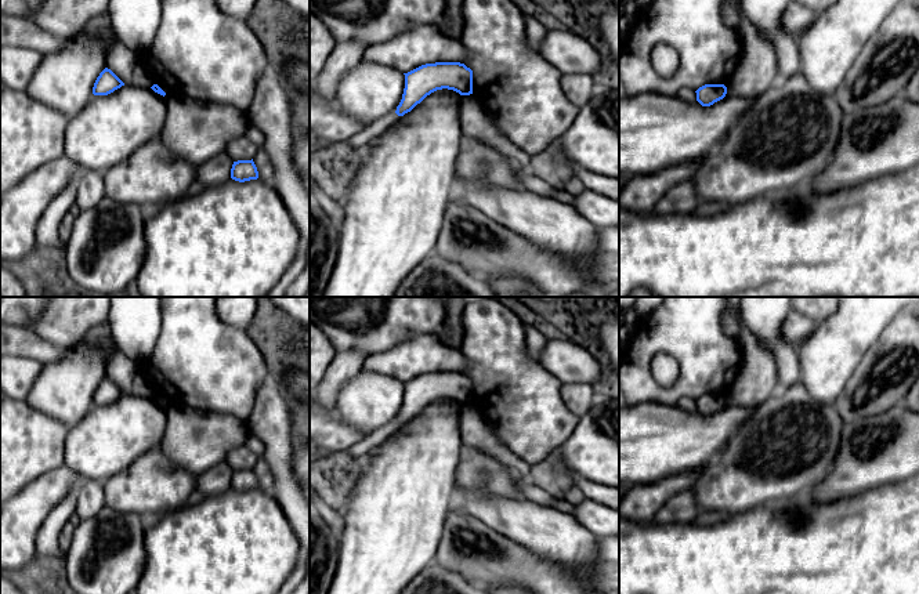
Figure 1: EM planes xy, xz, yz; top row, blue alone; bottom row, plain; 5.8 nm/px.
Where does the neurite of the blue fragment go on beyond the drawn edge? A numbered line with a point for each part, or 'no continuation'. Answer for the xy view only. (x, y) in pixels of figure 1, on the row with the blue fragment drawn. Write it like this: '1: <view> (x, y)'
no continuation

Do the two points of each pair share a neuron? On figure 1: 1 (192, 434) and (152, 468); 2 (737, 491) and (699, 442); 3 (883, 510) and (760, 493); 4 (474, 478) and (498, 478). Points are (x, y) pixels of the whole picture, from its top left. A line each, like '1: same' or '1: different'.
1: different
2: different
3: different
4: same

